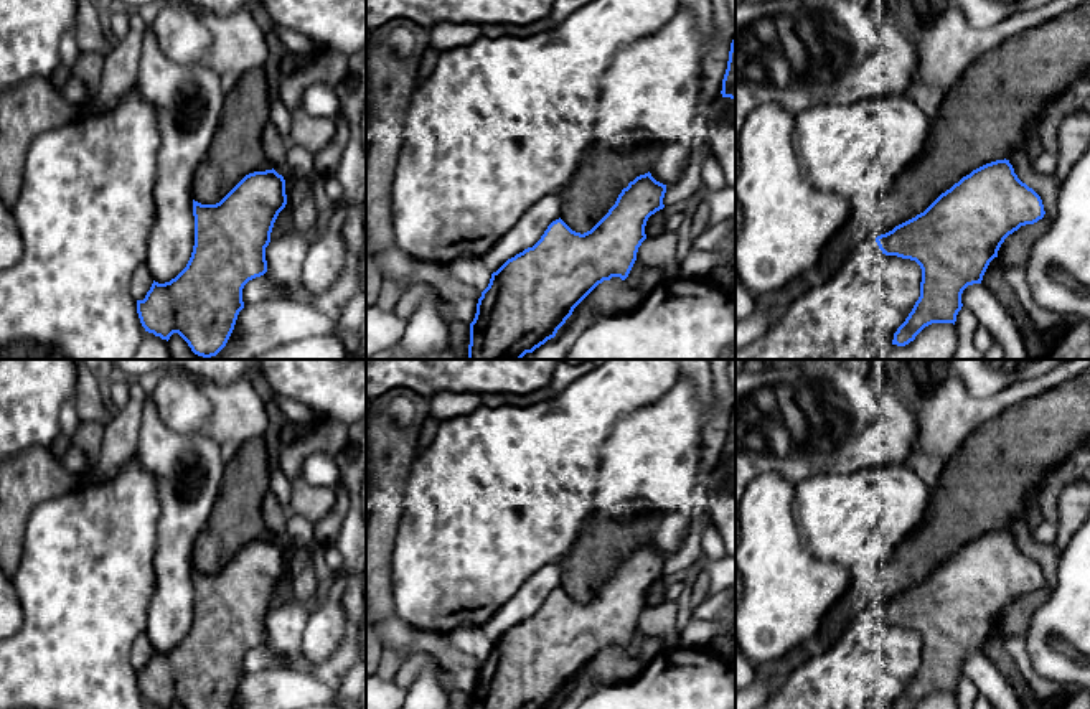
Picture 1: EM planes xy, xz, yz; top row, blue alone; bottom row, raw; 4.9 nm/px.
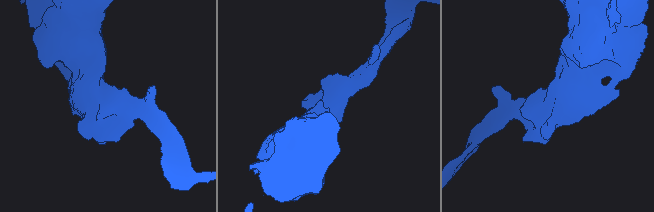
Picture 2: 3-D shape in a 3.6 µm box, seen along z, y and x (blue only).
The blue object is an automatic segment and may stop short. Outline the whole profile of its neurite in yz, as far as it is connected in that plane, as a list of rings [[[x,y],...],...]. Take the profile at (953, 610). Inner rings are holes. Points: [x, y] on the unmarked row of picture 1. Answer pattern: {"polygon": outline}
{"polygon": [[[1009,529],[986,533],[963,546],[942,562],[923,582],[876,607],[882,623],[915,630],[922,638],[920,666],[905,691],[894,702],[894,709],[915,709],[932,693],[953,693],[961,679],[961,663],[968,655],[981,653],[989,632],[998,627],[1004,608],[1021,595],[1034,594],[1045,584],[1041,566],[1022,552]]]}

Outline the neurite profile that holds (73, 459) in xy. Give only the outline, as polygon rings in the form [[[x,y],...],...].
[[[61,442],[56,450],[64,468],[68,468],[76,477],[81,477],[87,470],[89,460],[81,448],[69,442]]]

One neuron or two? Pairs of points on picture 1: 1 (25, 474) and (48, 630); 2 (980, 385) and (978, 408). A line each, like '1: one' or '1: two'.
1: two
2: two

